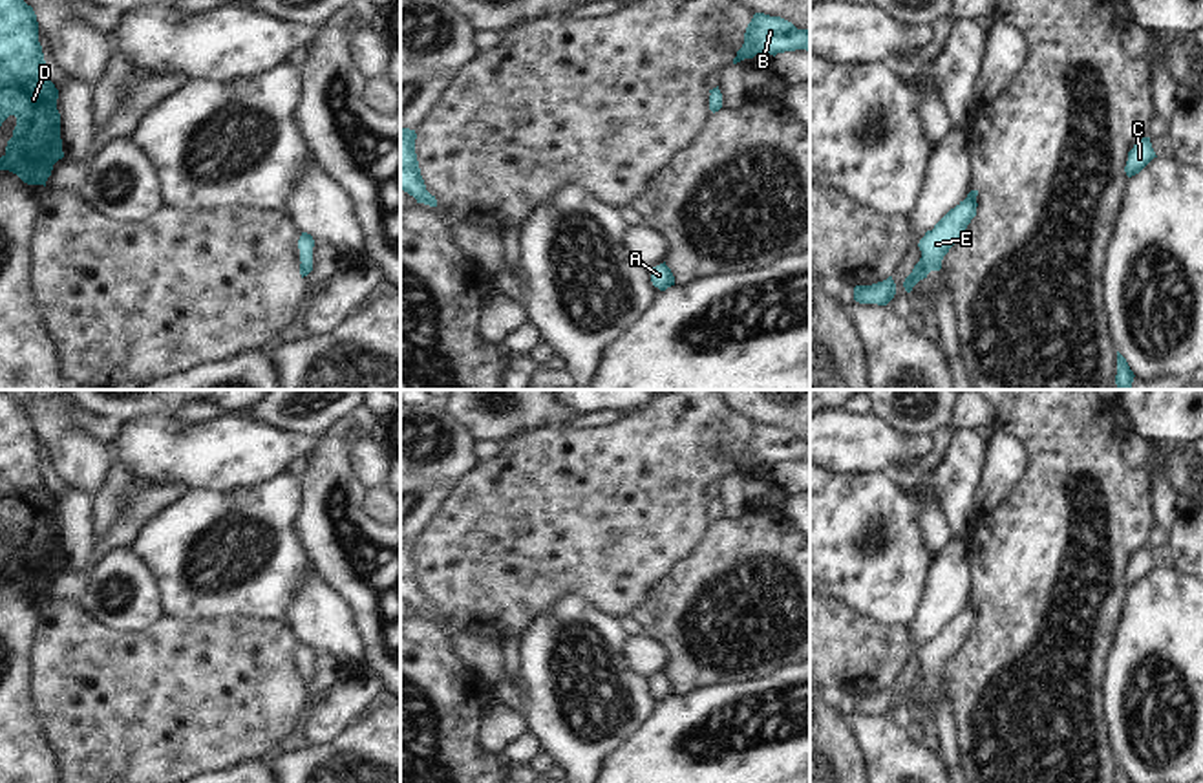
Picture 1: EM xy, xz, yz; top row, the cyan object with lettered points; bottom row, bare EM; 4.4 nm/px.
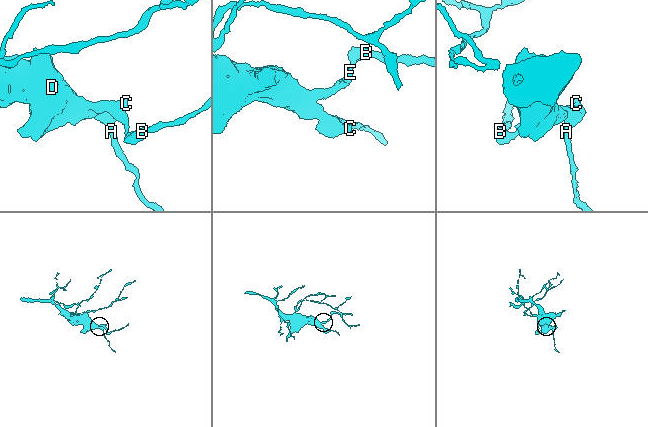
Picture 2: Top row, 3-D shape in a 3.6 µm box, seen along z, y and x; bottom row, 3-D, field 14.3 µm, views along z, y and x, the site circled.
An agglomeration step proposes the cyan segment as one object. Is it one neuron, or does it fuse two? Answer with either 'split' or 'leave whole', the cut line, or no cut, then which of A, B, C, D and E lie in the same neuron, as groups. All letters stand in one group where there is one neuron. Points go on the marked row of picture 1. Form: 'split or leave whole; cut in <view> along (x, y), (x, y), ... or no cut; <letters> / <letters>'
leave whole; no cut; A B C D E

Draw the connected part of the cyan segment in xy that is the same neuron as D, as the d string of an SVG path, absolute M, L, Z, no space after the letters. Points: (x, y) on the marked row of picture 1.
M0 0L0 126L9 115L16 117L0 170L16 174L27 185L46 187L53 165L64 157L57 99L59 90L46 70L33 7L24 0Z

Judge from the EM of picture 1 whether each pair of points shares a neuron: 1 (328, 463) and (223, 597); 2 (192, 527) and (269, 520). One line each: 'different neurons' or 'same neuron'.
1: different neurons
2: same neuron

